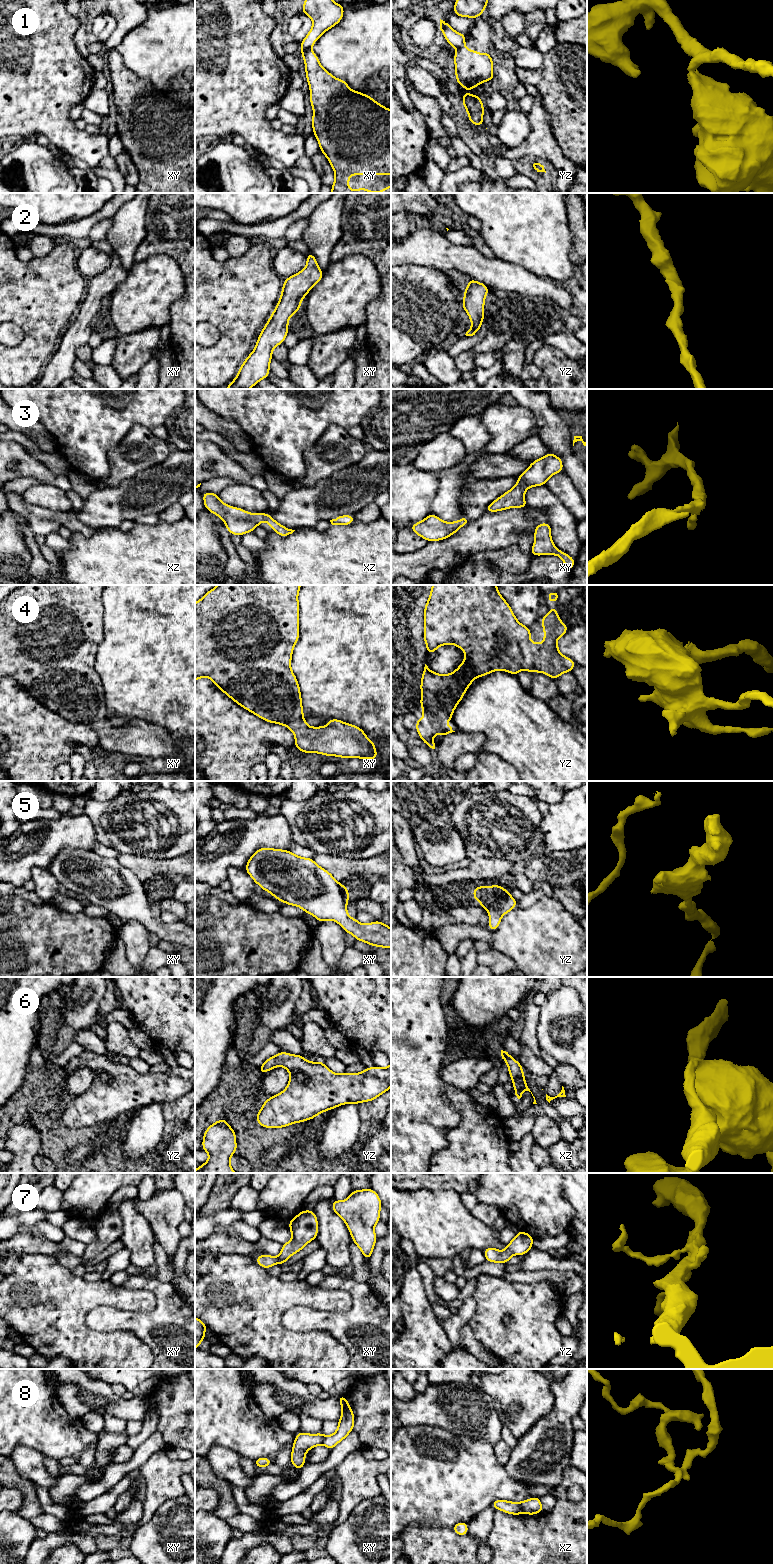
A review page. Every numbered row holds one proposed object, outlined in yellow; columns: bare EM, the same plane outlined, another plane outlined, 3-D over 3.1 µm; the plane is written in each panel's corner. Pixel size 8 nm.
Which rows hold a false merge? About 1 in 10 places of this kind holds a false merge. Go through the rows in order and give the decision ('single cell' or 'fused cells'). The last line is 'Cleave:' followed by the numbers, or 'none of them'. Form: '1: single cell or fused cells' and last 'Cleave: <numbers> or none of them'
1: fused cells
2: single cell
3: single cell
4: single cell
5: single cell
6: single cell
7: single cell
8: fused cells
Cleave: 1, 8

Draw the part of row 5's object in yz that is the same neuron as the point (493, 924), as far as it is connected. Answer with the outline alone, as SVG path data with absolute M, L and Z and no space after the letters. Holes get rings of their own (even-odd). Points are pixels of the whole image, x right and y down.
M499 884L473 888L473 898L488 911L488 927L492 932L499 927L501 917L515 909L517 905L517 900L509 894L509 890L502 888Z

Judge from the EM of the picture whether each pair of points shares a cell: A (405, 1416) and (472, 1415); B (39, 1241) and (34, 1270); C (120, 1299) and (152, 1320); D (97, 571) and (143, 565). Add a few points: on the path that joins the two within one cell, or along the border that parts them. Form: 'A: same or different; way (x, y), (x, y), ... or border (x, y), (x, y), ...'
A: same; way (422, 1415), (455, 1415)
B: different; border (14, 1252), (43, 1253), (54, 1255), (58, 1259)
C: different; border (156, 1297), (151, 1310), (117, 1308)
D: same; way (108, 571), (132, 571)

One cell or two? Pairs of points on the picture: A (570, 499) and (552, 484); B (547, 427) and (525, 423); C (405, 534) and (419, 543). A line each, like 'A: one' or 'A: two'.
A: one
B: two
C: one

